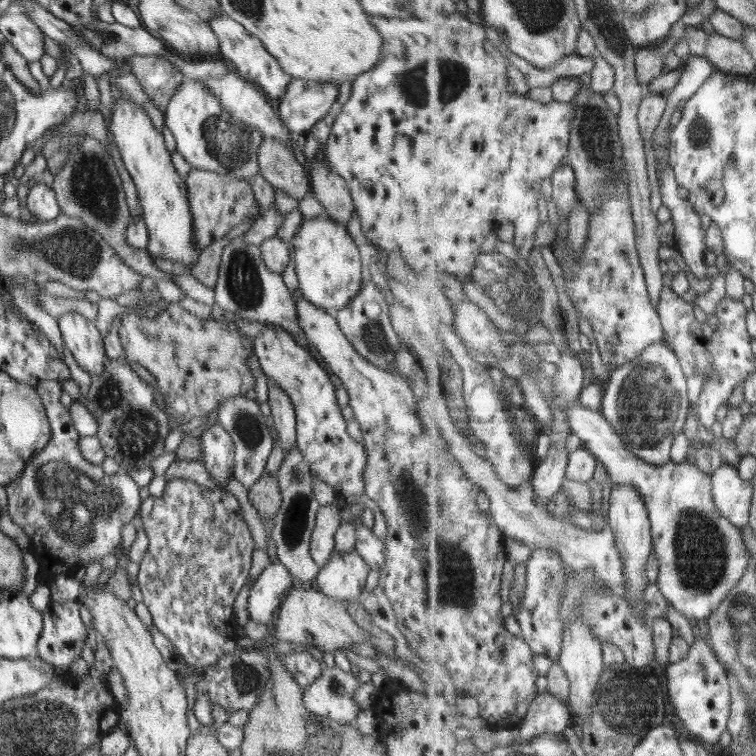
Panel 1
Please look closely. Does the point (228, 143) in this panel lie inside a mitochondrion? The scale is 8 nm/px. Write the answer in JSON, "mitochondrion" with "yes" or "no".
{"mitochondrion":"yes"}

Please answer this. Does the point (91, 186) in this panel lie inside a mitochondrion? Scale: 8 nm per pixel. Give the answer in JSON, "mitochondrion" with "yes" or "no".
{"mitochondrion":"yes"}

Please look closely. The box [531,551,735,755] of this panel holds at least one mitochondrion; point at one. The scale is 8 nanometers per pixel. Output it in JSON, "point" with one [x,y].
{"point":[621,711]}

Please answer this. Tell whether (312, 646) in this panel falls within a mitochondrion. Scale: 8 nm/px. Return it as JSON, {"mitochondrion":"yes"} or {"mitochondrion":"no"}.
{"mitochondrion":"no"}

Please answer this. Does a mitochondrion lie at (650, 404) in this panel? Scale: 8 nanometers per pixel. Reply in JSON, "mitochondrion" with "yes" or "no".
{"mitochondrion":"yes"}

